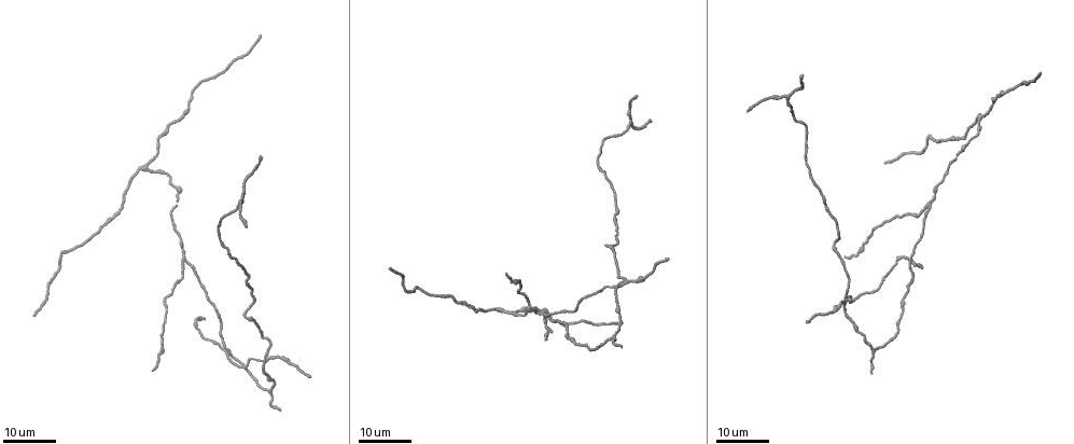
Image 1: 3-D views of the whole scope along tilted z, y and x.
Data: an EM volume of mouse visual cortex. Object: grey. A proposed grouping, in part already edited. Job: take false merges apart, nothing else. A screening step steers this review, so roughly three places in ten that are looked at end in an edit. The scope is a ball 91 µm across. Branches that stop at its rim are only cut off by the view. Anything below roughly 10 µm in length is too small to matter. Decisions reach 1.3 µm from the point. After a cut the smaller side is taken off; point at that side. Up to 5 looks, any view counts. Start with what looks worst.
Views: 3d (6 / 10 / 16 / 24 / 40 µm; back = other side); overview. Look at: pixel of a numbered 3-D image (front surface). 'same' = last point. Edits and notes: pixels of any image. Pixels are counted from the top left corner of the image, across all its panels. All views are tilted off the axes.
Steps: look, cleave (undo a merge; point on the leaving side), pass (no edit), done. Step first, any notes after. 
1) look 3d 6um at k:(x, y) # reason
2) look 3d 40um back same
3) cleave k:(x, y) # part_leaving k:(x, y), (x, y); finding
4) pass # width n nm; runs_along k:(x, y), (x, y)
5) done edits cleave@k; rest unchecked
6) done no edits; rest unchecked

look 3d 24um at 1:(261, 362) # four-way junction

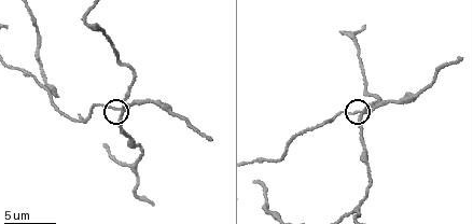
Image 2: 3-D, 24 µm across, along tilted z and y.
look 3d 10um at 2:(122, 108)

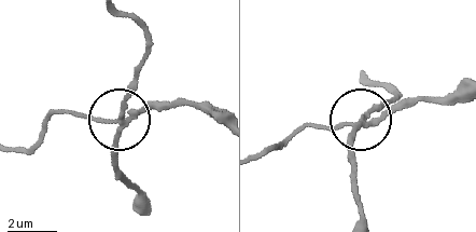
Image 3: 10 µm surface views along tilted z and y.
cleave 3:(148, 104) # side_arm 27 um; part_leaving 3:(124, 121), (54, 116), (36, 141), (17, 148); two cells meet here

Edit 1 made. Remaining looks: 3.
look 3d 16um at 1:(930, 204) # side arm on a straight run

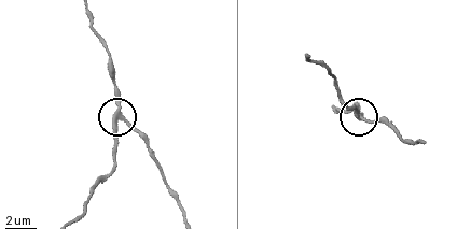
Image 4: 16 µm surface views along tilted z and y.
look 3d 10um at 4:(117, 114)

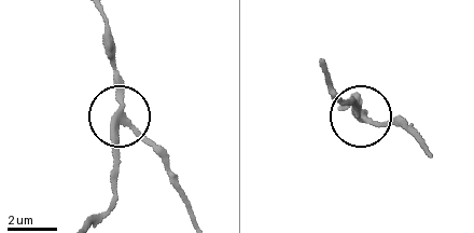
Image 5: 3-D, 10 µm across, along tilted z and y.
cleave 5:(117, 154) # part_leaving 5:(120, 118), (113, 194), (99, 217); two cells meet here

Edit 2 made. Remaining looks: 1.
done edits cleave@3, cleave@5; rest unchecked

